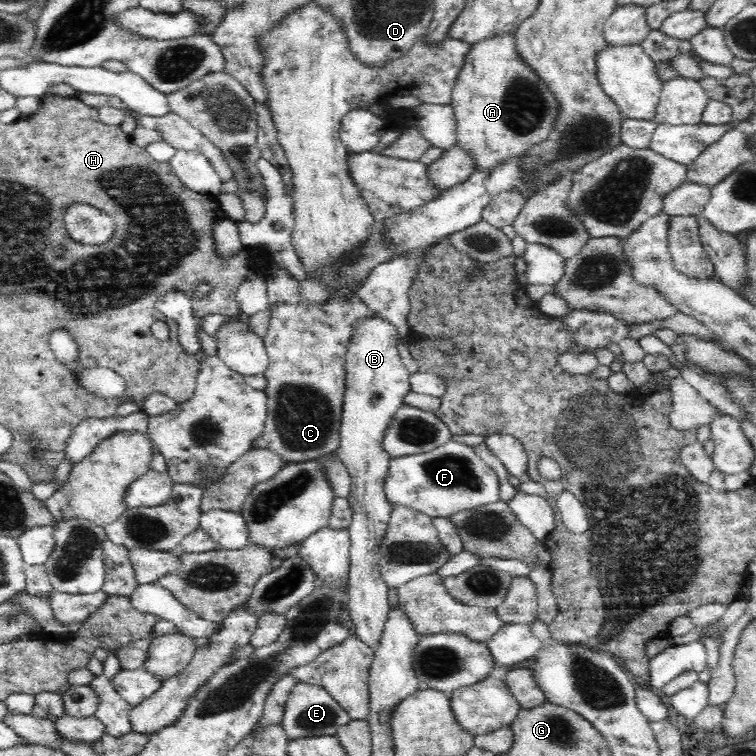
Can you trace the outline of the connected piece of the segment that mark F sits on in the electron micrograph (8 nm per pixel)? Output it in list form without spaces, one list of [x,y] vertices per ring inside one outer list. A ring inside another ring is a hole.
[[[452,440],[427,453],[391,458],[383,489],[392,507],[403,506],[432,518],[448,518],[498,502],[500,482],[498,473],[476,454],[474,447]]]

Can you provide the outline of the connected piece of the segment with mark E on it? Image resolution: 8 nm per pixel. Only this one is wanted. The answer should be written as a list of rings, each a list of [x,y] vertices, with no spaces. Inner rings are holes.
[[[297,683],[287,696],[285,712],[281,727],[284,729],[289,741],[299,738],[319,738],[318,736],[334,736],[338,728],[350,722],[345,710],[332,698],[324,688],[305,683]]]

